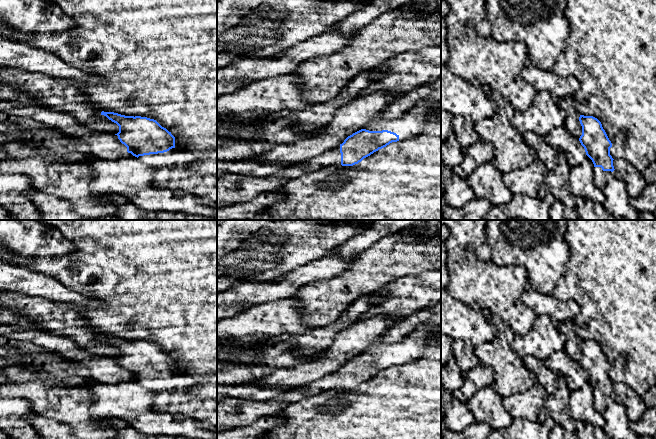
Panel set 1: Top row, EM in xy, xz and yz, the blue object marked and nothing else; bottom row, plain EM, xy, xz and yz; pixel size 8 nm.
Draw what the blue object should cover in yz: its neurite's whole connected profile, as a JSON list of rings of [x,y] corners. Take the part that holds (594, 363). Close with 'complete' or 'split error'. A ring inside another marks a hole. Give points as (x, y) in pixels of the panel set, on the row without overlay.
[[[580,339],[579,345],[582,350],[579,365],[594,388],[594,407],[603,413],[612,402],[621,402],[614,393],[614,383],[610,379],[612,367],[597,342]]]; split error

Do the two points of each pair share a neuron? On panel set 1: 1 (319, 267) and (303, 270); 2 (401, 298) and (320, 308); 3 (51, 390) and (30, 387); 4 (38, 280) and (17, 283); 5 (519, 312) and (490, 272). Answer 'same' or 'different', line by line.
1: same
2: different
3: same
4: same
5: same

